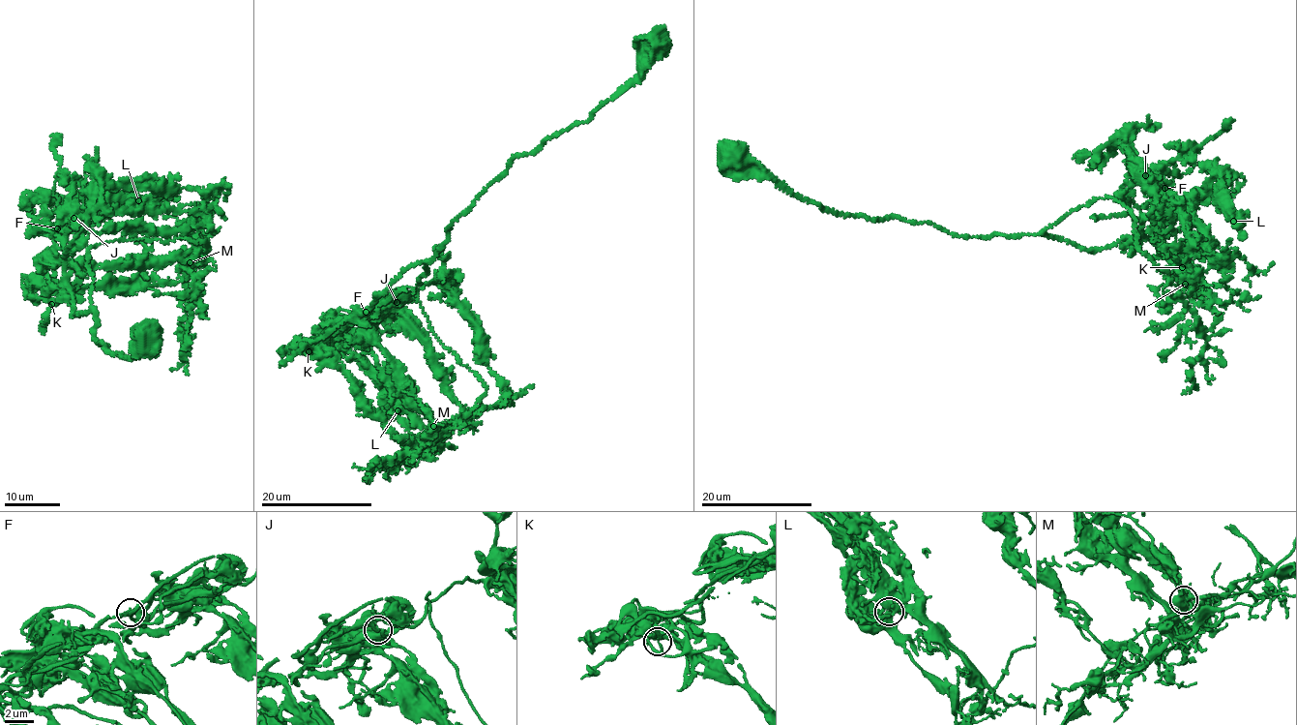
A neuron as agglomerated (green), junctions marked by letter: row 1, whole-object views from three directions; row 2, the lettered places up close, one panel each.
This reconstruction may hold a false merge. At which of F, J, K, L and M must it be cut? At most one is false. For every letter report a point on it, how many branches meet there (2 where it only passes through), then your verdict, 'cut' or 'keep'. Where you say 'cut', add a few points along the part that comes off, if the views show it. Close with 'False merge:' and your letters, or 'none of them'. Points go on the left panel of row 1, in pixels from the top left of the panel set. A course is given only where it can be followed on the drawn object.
F: at (57, 228); 3 branches meet; keep
J: at (73, 218); 5 branches meet; keep
K: at (51, 304); 3 branches meet; keep
L: at (138, 200); 3 branches meet; keep
M: at (190, 262); 5 branches meet; keep
False merge: none of them

